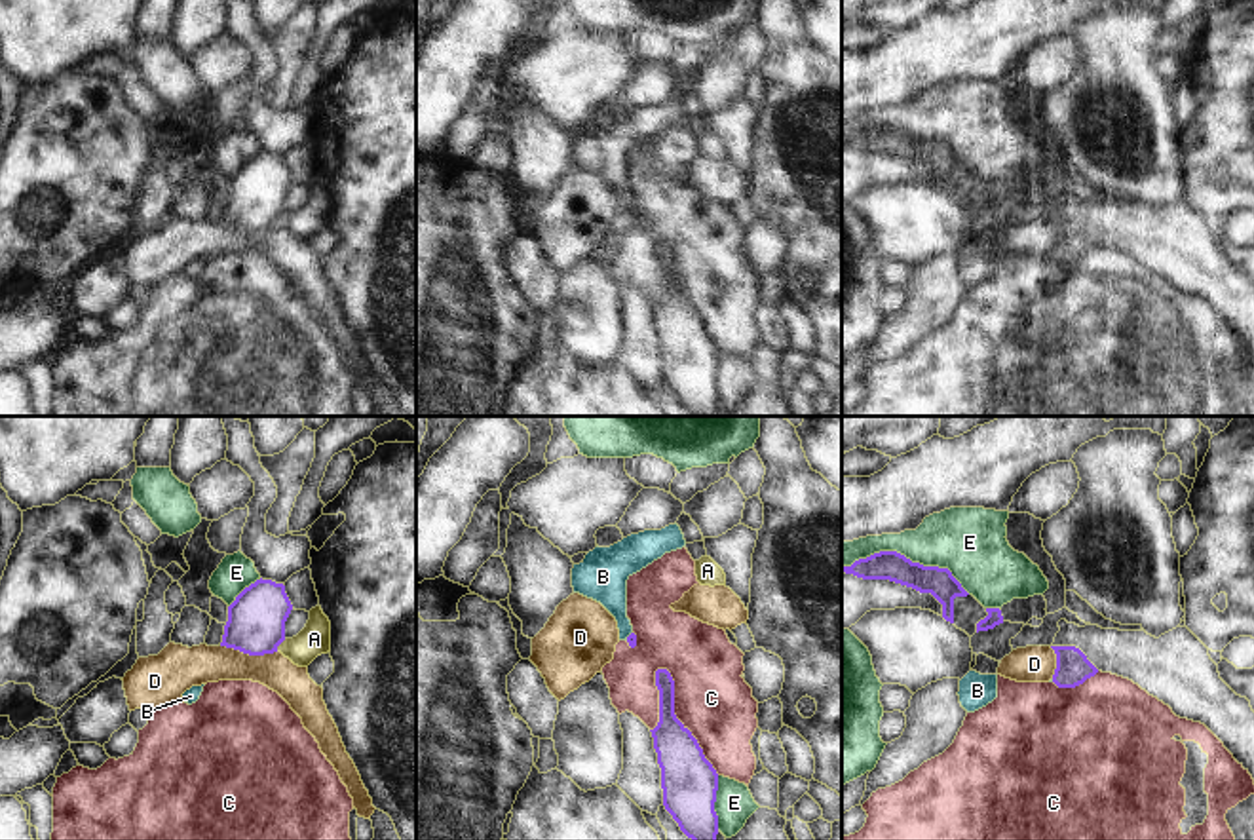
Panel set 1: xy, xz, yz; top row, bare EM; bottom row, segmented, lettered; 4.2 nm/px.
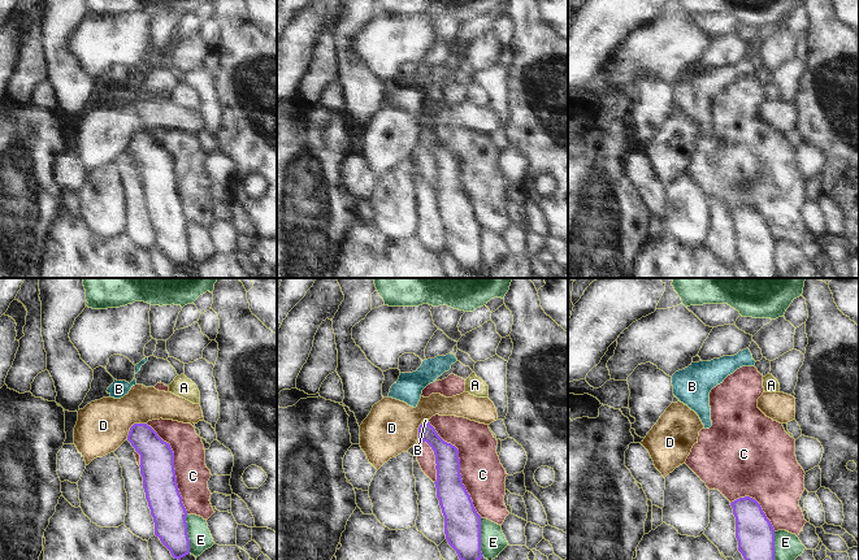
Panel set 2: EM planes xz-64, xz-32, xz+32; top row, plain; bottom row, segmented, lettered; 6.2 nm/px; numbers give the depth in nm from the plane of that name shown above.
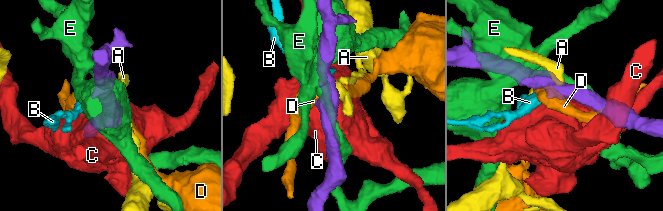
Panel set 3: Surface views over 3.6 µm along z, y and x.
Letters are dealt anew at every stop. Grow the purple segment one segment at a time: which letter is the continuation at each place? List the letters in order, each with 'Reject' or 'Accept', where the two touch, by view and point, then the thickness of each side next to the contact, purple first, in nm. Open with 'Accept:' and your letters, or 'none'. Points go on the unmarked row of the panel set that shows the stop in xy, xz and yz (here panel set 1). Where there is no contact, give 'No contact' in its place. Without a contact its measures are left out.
Accept: B
A: Reject. Touches purple at xy (280, 217). Thickness 240 nm (purple) against 140 nm
B: Accept. Touches purple at xz (629, 210). Thickness 50 nm (purple) against 180 nm
C: Reject. Touches purple at xz (677, 293). Thickness 220 nm (purple) against 320 nm
D: Reject. Touches purple at xy (249, 229). Thickness 240 nm (purple) against 170 nm
E: Reject. Touches purple at yz (905, 132). Thickness 130 nm (purple) against 280 nm.

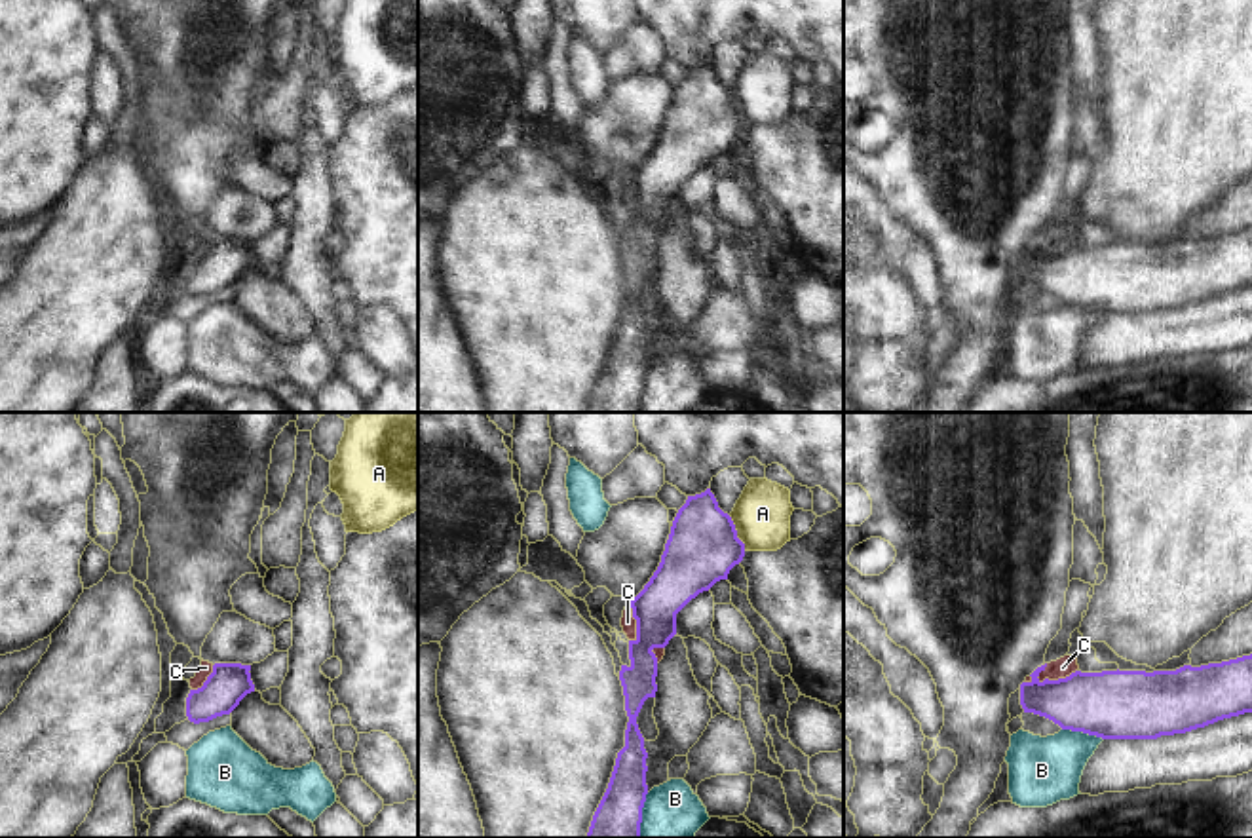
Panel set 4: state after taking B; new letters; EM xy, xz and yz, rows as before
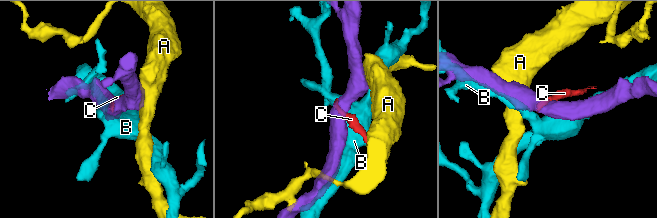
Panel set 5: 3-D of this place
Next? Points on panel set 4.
Accept: none
A: Reject. Touches purple at xz (736, 107). Thickness 300 nm (purple) against 240 nm
B: Reject. Touches purple at yz (1083, 306). Thickness 280 nm (purple) against 280 nm
C: Reject. Touches purple at yz (1055, 255). Thickness 280 nm (purple) against 90 nm.

